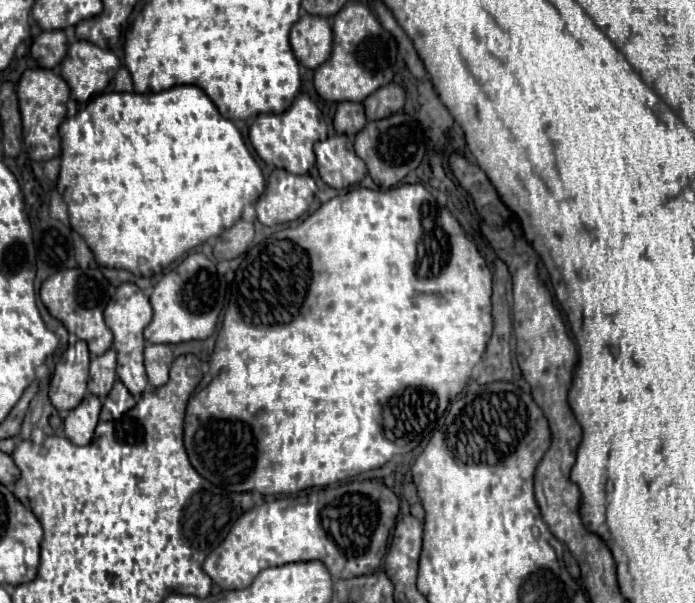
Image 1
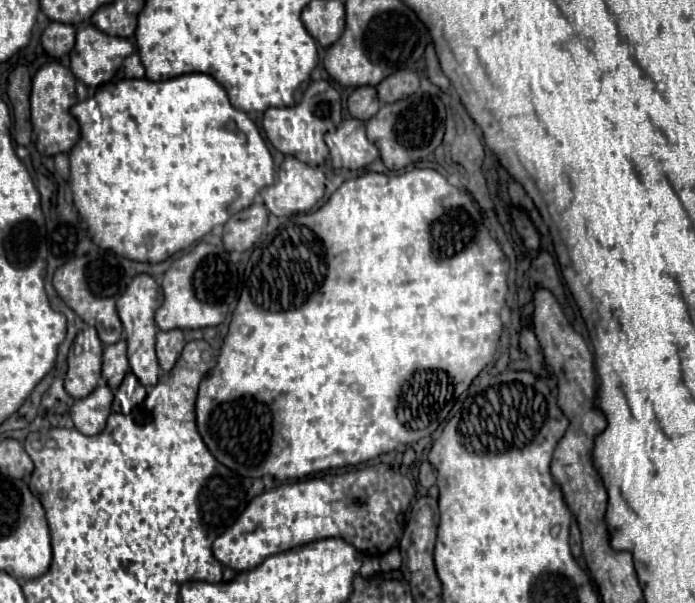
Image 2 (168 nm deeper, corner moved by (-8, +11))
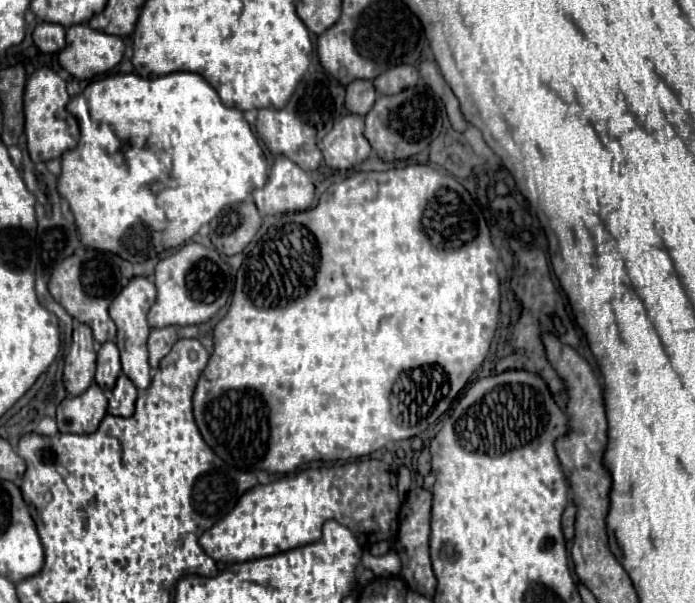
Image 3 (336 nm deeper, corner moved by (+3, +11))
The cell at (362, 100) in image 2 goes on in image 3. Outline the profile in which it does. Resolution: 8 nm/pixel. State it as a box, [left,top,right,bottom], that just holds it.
[345,81,377,115]

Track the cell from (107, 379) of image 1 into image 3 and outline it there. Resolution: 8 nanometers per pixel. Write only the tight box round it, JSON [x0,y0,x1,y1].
[95,341,121,389]

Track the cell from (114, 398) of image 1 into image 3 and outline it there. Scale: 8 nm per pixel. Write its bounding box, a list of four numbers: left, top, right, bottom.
[108,373,137,417]

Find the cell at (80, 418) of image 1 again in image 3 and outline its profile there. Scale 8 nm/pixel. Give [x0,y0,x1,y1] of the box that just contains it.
[57,383,107,433]

